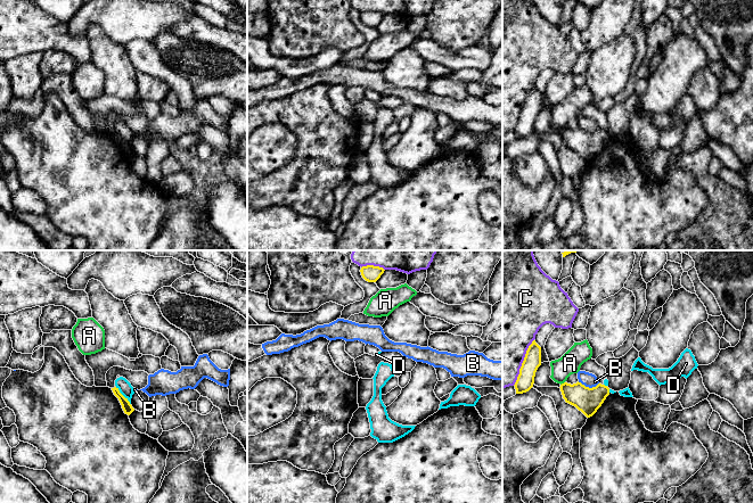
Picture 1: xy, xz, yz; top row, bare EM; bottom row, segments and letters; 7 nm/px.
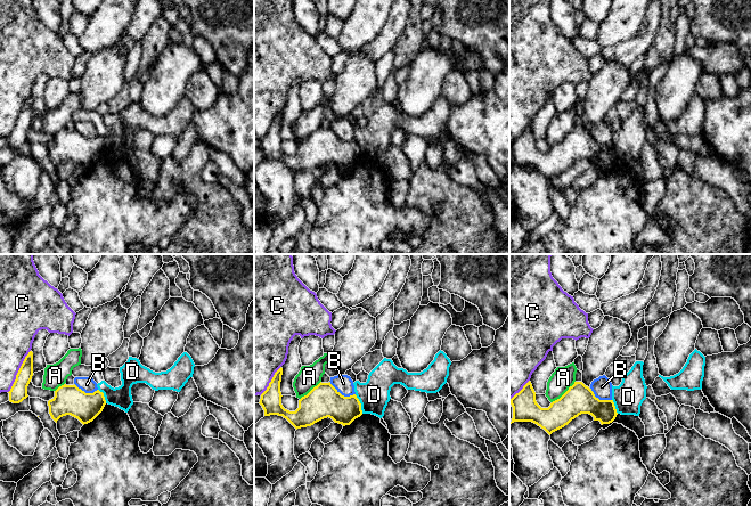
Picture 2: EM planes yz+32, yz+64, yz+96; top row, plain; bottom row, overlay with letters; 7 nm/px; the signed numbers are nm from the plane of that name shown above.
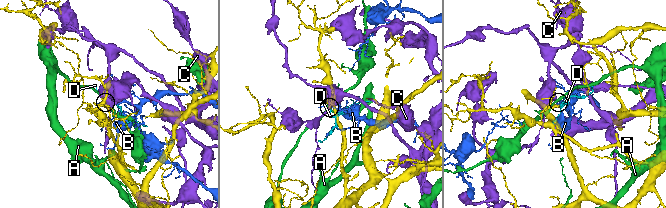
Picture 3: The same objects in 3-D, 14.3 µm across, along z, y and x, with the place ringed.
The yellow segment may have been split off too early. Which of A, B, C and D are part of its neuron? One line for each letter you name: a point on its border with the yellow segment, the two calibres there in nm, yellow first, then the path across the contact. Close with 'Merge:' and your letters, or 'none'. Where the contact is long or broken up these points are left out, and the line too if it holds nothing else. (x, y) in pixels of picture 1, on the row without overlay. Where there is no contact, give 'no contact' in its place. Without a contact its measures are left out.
Merge: none

